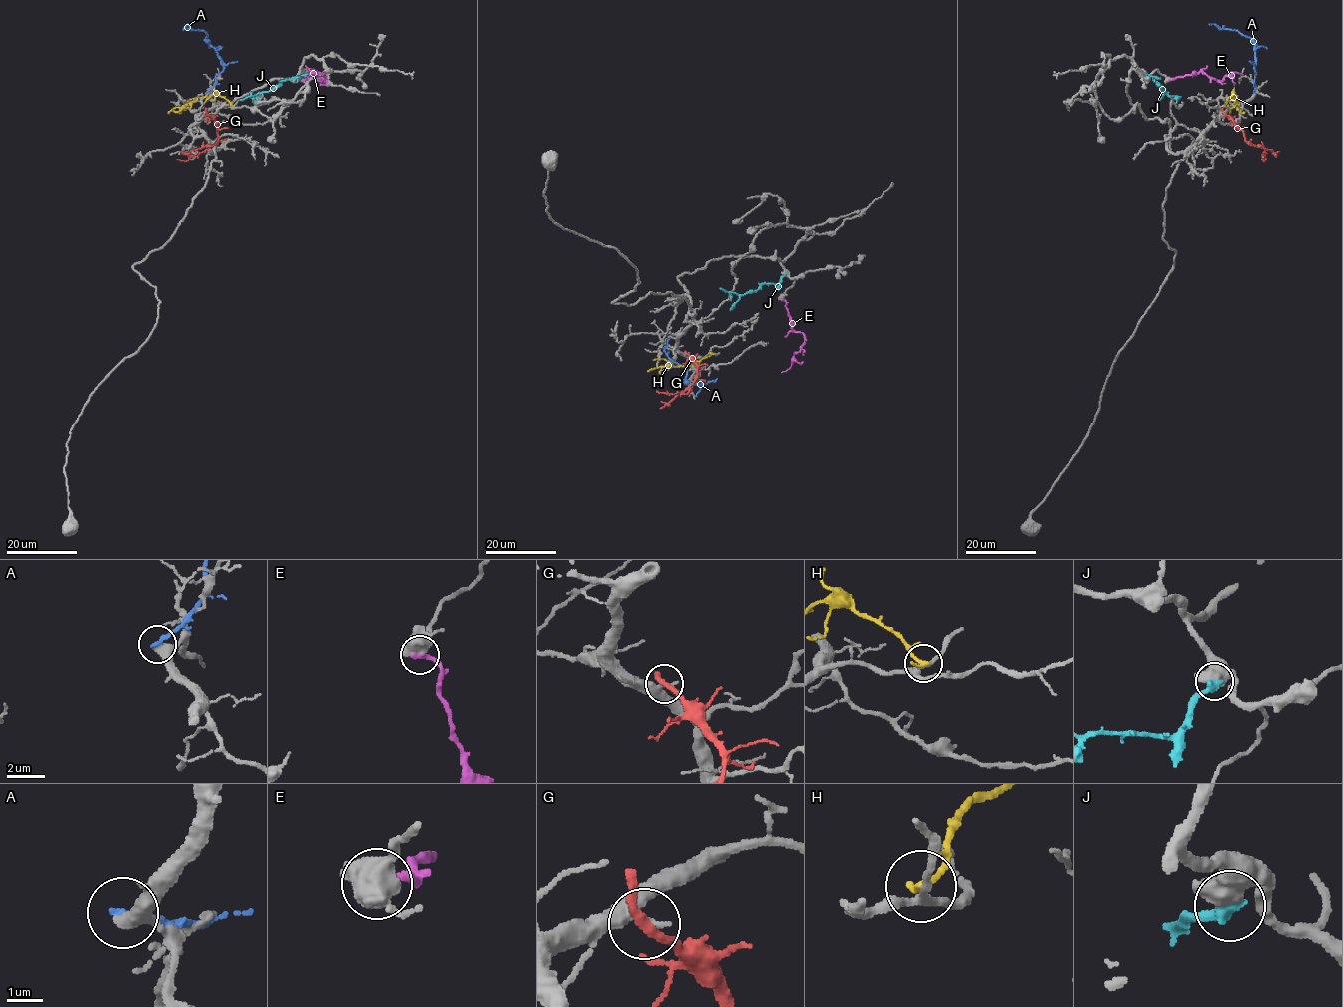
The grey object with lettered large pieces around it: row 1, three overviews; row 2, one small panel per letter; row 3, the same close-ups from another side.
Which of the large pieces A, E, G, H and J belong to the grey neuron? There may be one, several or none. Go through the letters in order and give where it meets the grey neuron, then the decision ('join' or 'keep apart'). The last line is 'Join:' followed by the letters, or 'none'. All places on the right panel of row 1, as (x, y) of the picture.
A: contact (1254, 93); keep apart
E: contact (1170, 79); keep apart
G: contact (1224, 113); keep apart
H: contact (1224, 106); keep apart
J: contact (1144, 74); keep apart
Join: none

